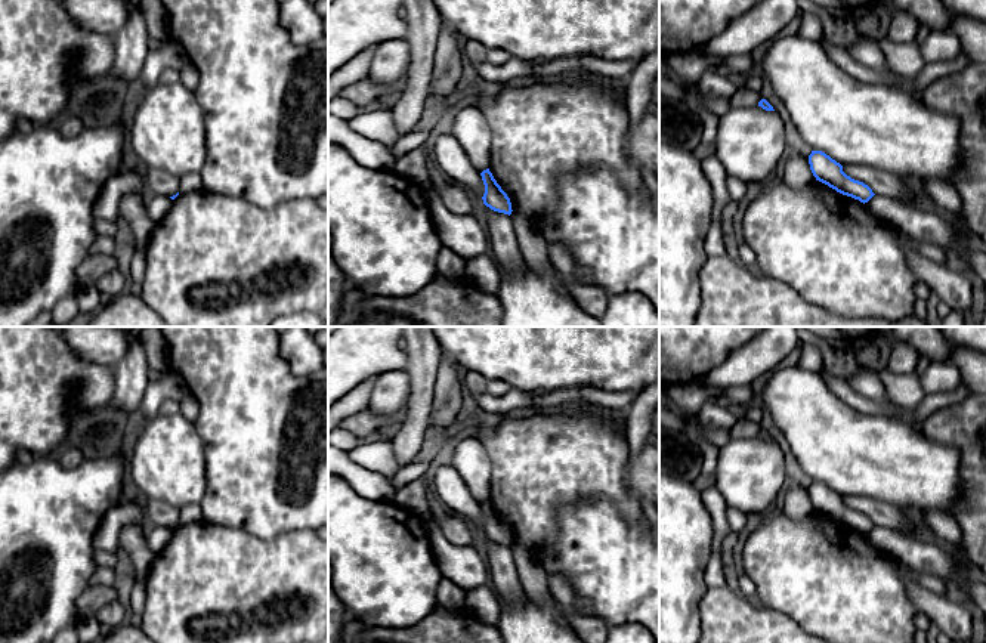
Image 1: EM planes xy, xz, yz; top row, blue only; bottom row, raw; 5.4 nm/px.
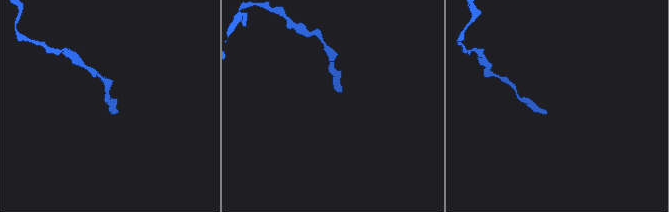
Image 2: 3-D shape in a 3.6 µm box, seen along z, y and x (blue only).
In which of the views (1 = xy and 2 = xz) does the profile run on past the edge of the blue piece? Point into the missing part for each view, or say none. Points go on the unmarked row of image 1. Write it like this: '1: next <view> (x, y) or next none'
1: next none
2: next none

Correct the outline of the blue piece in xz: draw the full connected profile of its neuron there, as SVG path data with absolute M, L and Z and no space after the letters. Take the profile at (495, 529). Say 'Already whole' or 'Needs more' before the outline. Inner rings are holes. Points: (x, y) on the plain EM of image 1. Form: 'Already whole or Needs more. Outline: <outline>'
Already whole. Outline: M489 500L483 501L480 504L483 516L485 516L485 525L482 528L483 535L489 538L494 542L511 545L511 534L507 525L501 520L501 517L494 510Z

